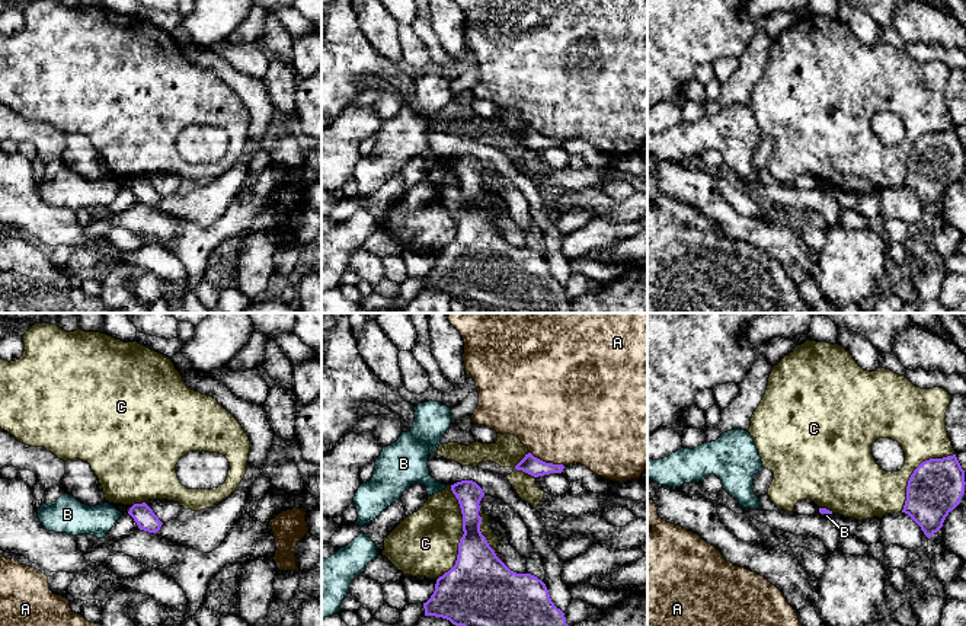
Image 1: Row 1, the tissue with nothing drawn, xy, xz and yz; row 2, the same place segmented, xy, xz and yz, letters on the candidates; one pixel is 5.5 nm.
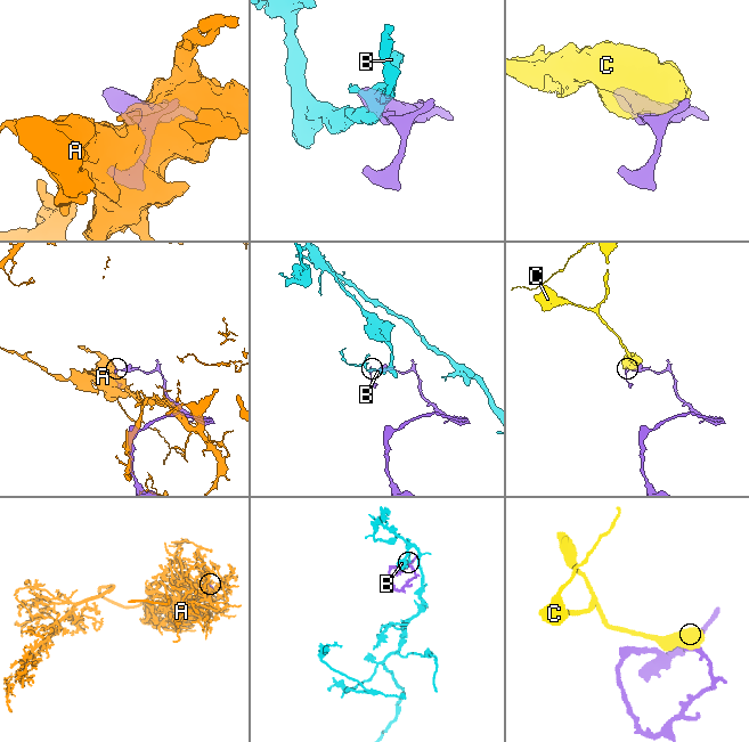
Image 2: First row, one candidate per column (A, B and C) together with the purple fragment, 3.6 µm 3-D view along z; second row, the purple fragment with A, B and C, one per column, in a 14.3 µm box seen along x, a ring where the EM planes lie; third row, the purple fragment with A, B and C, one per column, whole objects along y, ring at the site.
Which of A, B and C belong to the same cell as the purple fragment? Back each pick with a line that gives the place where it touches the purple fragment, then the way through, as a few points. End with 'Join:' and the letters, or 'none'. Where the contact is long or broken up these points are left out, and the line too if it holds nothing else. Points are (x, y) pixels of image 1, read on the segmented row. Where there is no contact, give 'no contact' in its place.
Join: none

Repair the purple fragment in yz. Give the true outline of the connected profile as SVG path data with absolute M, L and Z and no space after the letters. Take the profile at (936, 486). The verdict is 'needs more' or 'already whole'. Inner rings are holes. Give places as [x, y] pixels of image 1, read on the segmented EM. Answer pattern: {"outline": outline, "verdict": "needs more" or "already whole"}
{"outline": "M956 454L922 461L911 475L902 512L930 539L965 494L965 470Z", "verdict": "already whole"}

